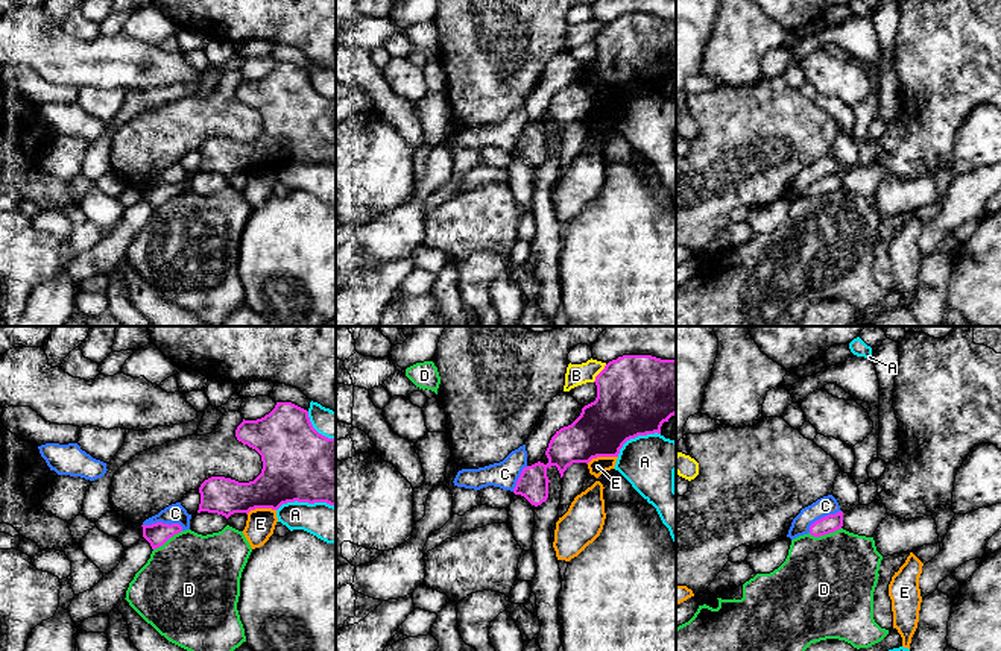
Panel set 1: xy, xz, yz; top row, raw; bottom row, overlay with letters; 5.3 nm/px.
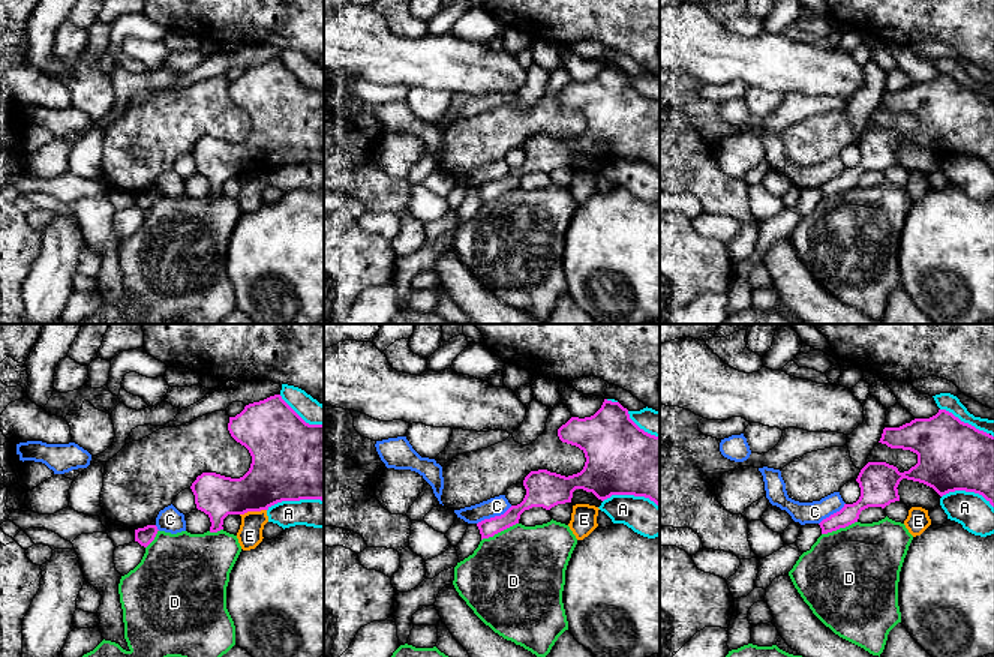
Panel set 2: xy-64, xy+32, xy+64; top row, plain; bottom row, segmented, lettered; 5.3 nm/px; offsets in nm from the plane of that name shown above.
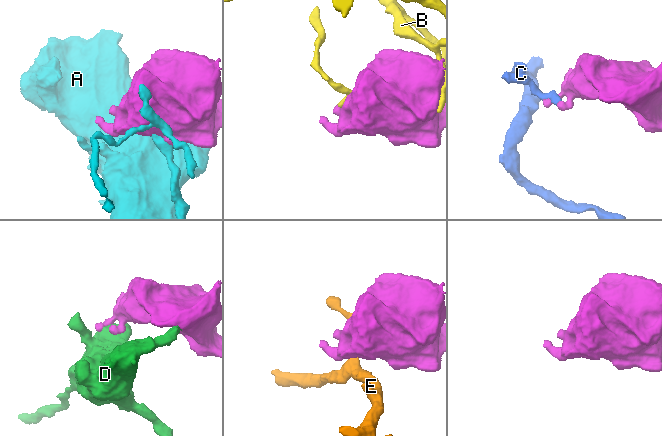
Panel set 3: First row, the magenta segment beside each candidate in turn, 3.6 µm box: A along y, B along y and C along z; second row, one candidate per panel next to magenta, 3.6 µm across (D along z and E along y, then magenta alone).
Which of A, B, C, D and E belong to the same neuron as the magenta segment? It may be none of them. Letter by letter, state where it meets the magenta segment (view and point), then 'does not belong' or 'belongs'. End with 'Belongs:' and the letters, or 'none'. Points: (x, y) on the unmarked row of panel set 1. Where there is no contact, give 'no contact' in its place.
A: xy (306, 161) | does not belong
B: xz (599, 34) | does not belong
C: xy (164, 184) | does not belong
D: yz (824, 194) | does not belong
E: xz (602, 116) | does not belong
Belongs: none

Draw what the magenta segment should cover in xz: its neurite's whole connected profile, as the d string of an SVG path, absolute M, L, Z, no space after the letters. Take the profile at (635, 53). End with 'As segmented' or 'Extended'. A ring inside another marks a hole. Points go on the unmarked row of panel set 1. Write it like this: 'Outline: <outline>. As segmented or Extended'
Outline: M623 15L609 21L605 29L595 36L597 58L594 62L582 68L580 76L568 86L560 88L551 97L545 115L548 123L541 121L523 129L515 155L524 156L532 165L538 167L548 158L548 137L547 129L556 126L560 138L568 126L573 123L589 123L597 117L618 117L623 105L638 96L661 94L661 86L676 74L676 20L661 20L652 15Z. As segmented

